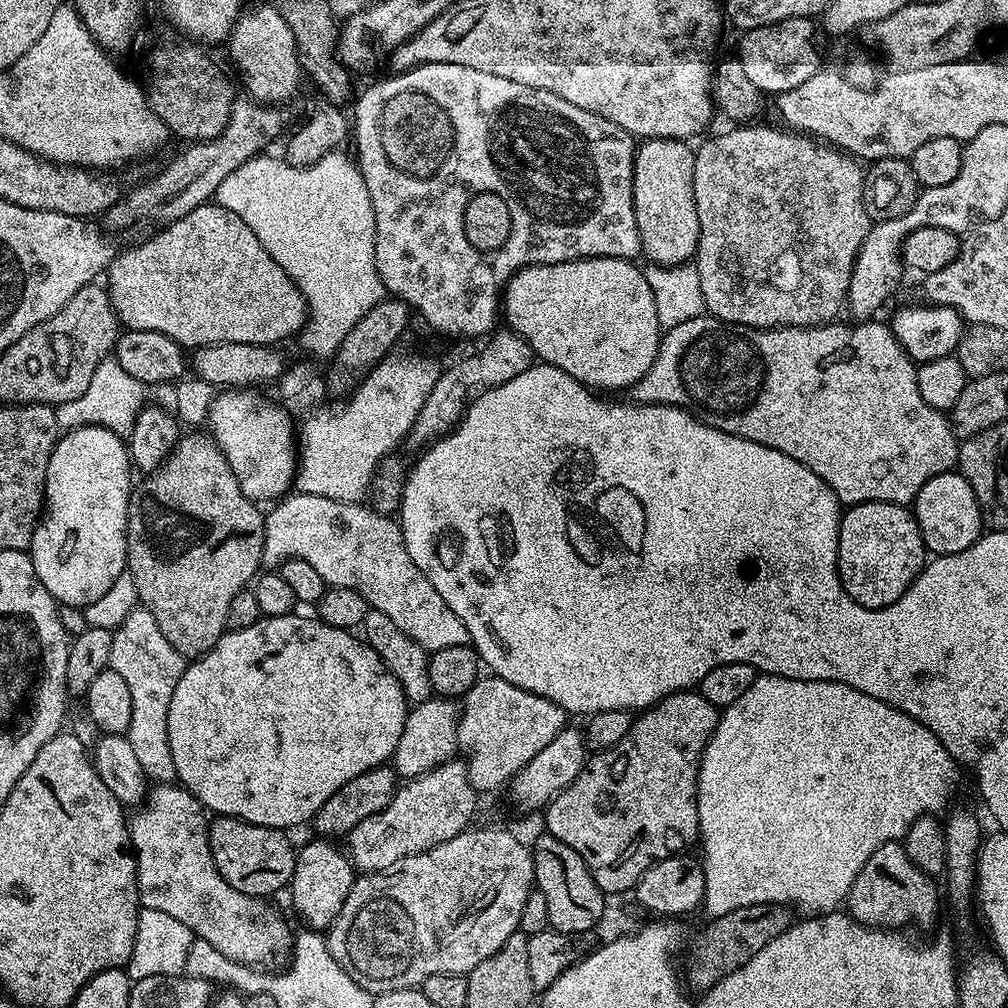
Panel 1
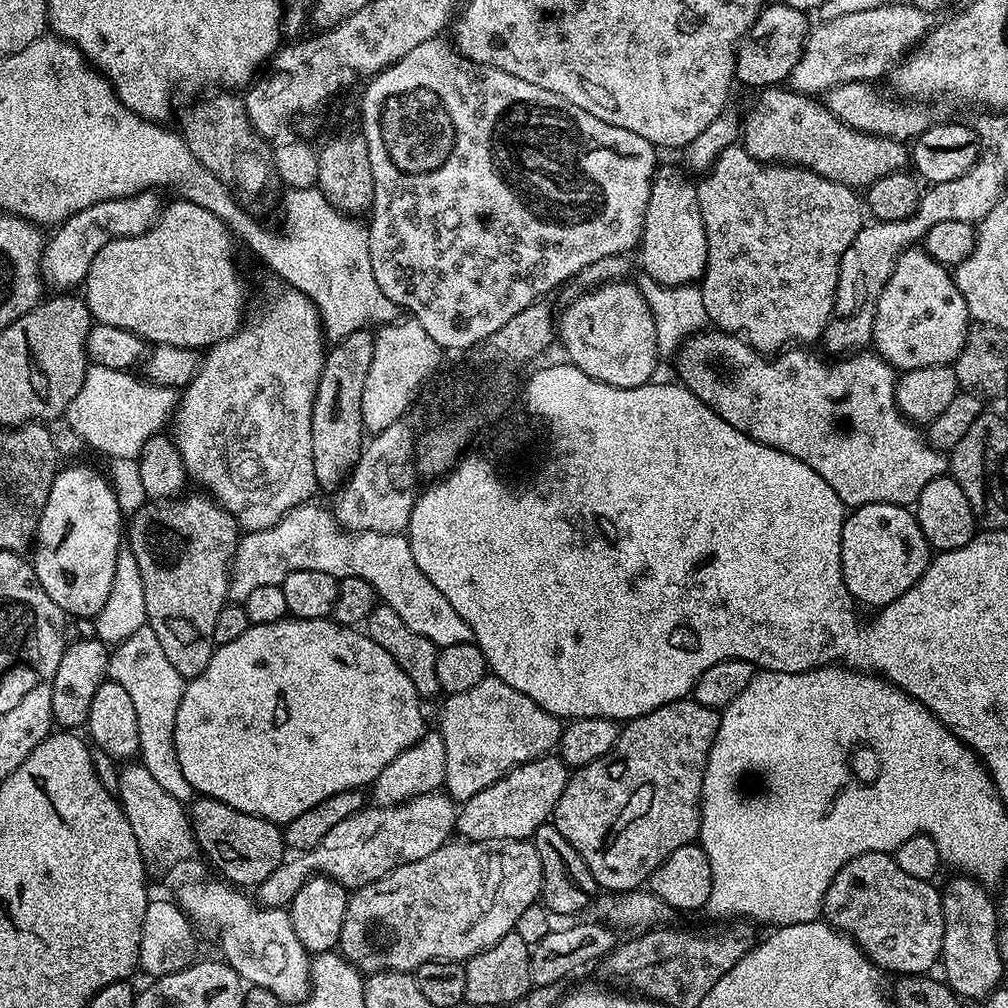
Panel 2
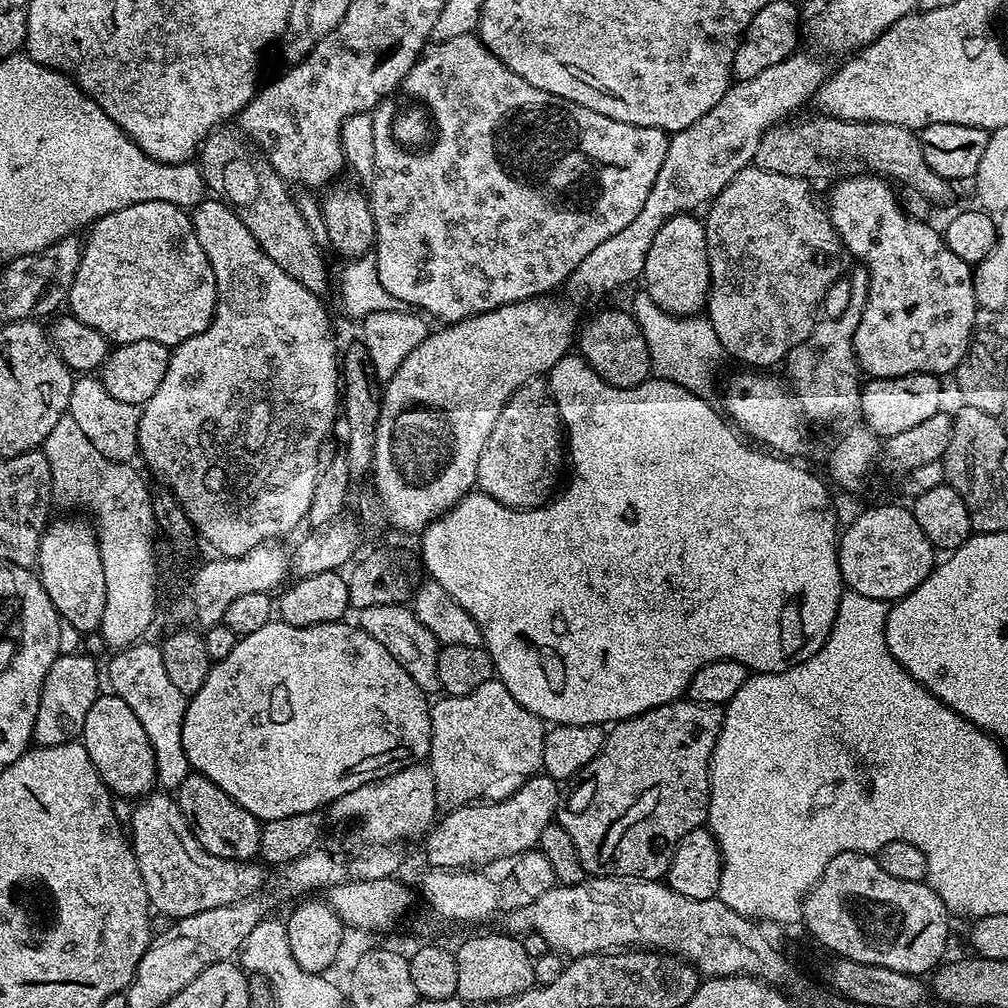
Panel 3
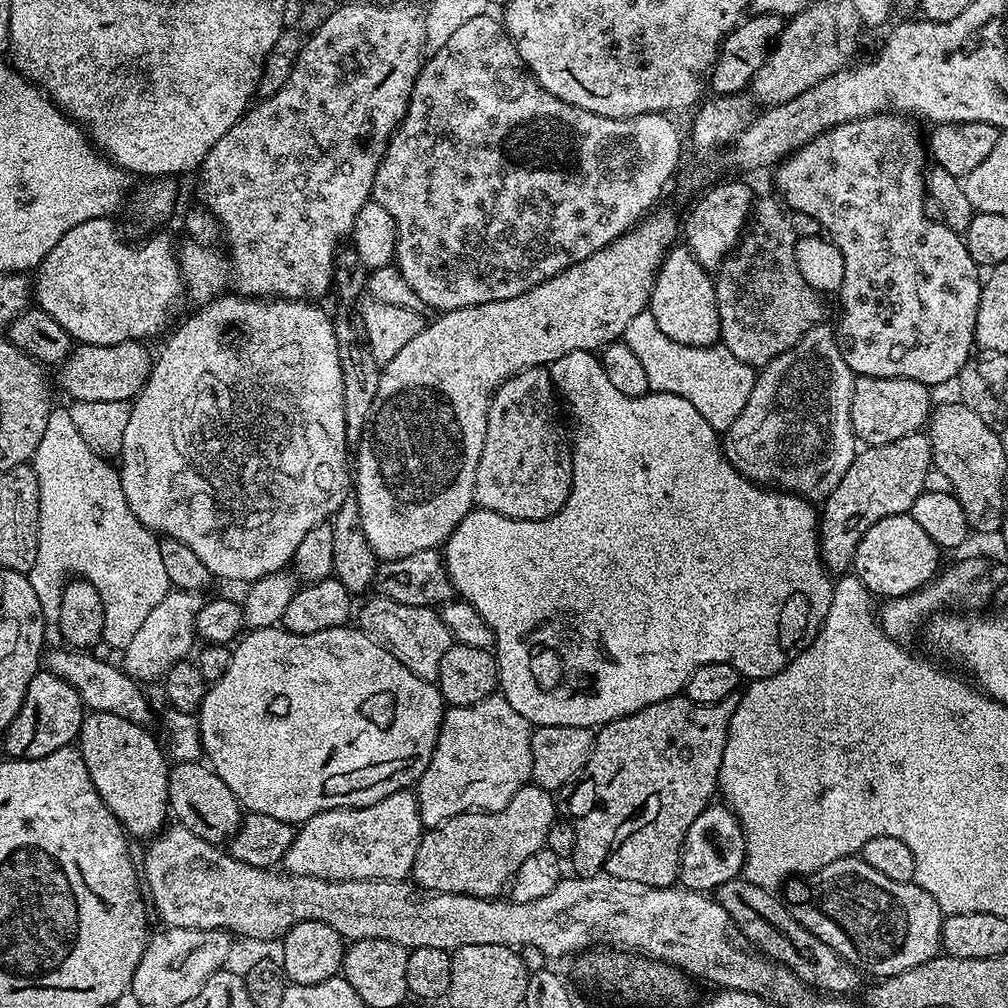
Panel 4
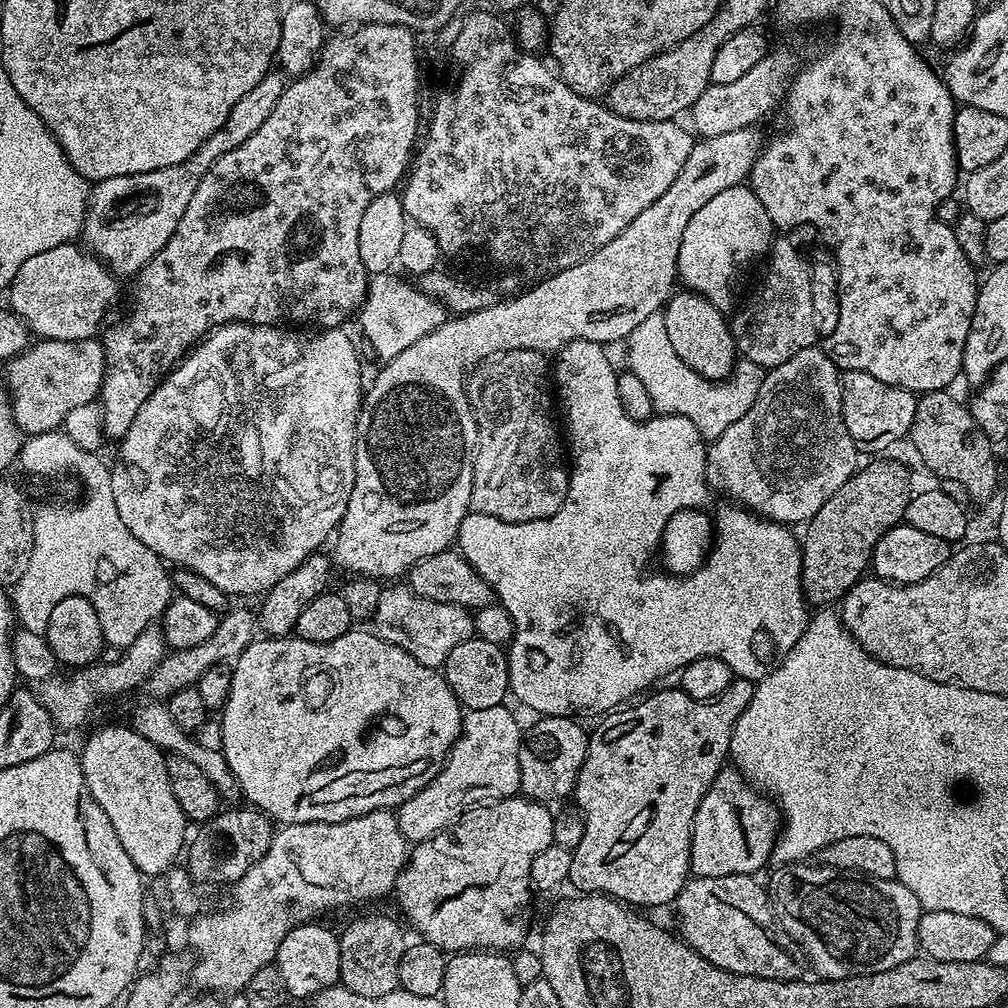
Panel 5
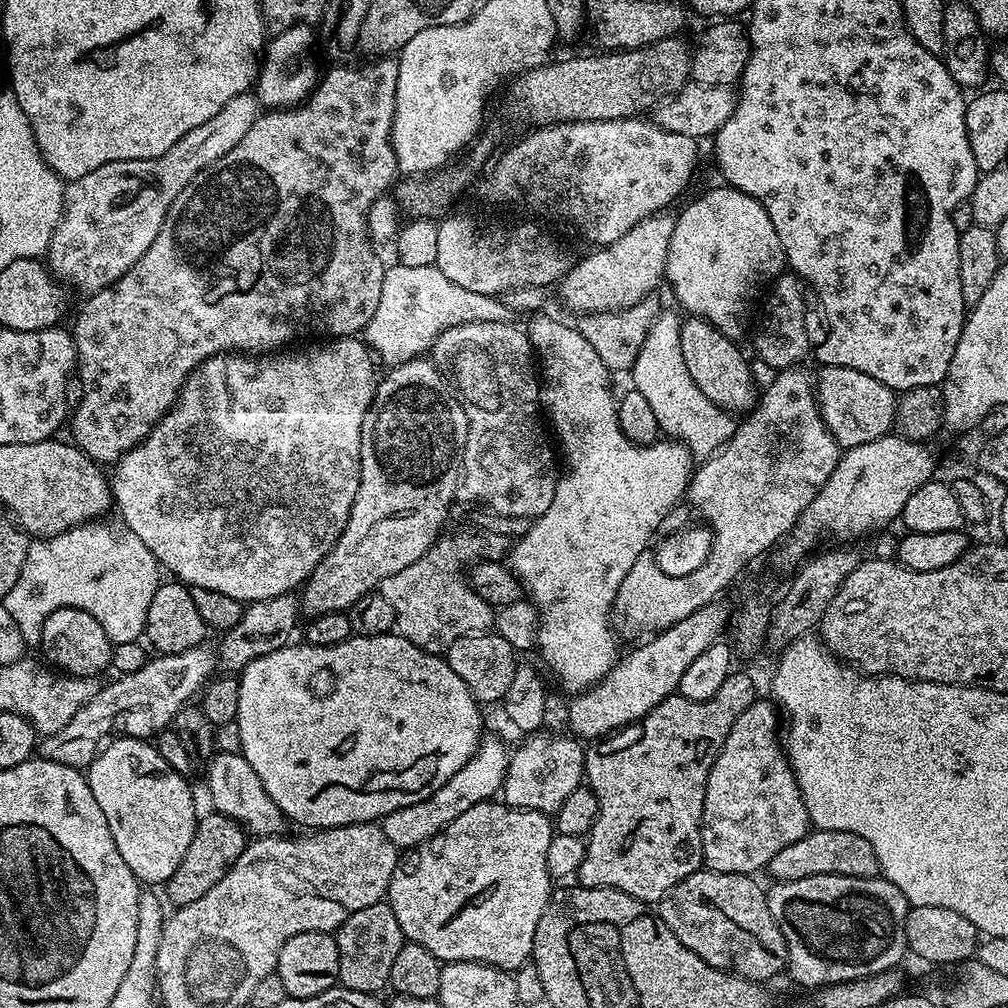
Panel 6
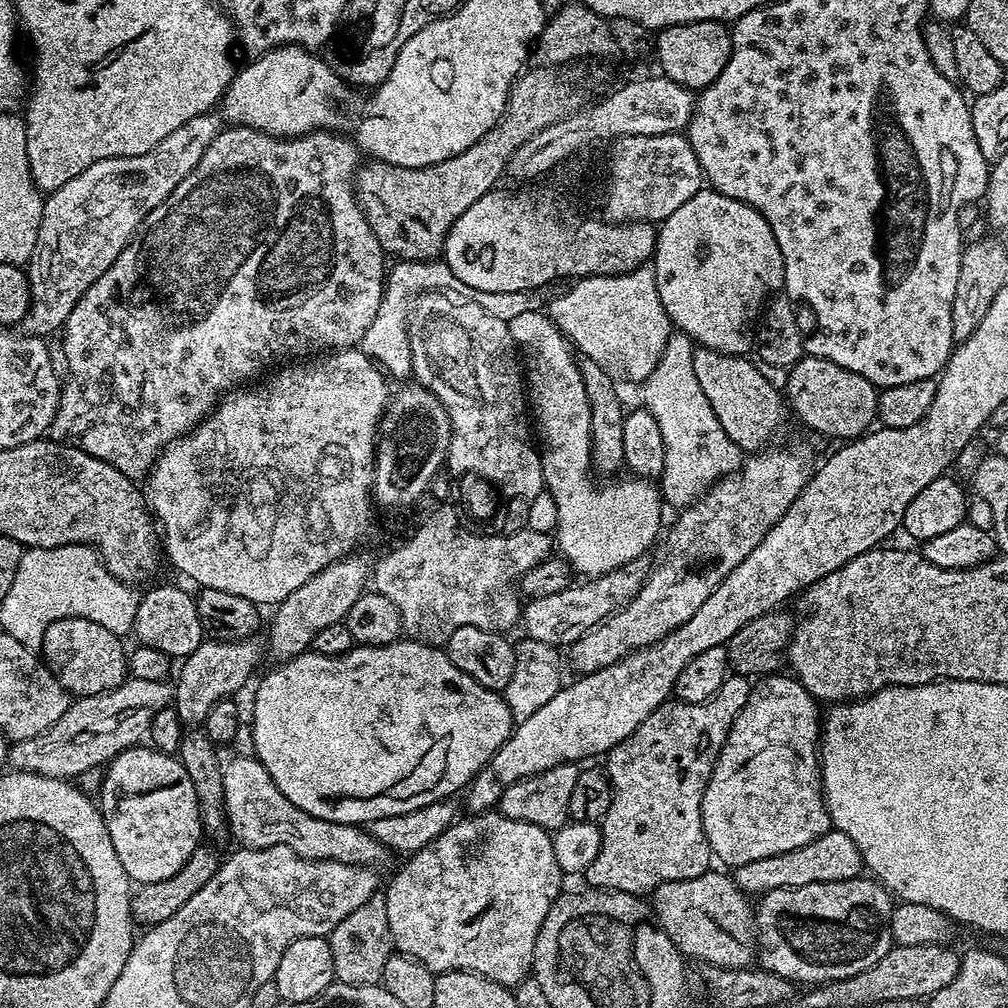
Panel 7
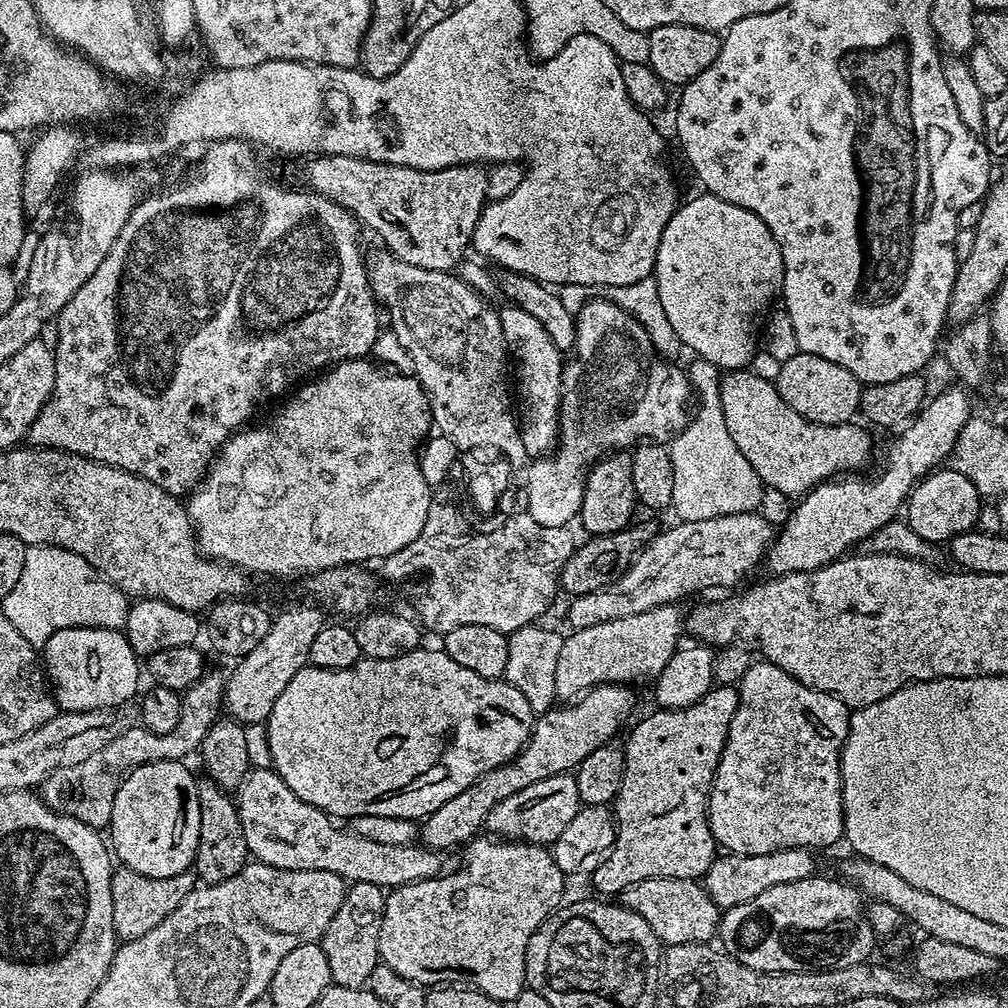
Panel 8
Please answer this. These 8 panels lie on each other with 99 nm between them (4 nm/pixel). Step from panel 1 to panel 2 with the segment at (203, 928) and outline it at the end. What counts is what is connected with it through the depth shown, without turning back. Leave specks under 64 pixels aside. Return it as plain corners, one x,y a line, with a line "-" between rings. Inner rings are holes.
215,879
186,881
174,894
181,911
197,929
205,928
220,939
219,955
245,985
271,990
278,994
281,1005
303,1005
312,991
312,961
294,934
290,914
284,908
263,907
251,895

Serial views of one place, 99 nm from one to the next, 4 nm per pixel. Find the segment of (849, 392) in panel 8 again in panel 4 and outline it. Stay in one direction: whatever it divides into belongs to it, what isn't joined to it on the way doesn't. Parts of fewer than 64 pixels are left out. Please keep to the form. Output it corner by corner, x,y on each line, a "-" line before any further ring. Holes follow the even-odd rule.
856,376
850,418
857,441
865,445
885,444
921,431
934,407
934,399
928,392
931,392
929,385
906,378

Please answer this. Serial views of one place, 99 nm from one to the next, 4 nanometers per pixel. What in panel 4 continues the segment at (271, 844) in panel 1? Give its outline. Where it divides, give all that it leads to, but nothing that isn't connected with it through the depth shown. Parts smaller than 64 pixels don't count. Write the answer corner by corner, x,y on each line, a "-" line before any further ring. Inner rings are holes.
199,759
176,762
169,767
168,811
175,823
190,830
190,834
198,834
198,838
217,846
231,841
242,819
242,805
236,795
228,789
226,782
222,782
222,778
218,778
211,766

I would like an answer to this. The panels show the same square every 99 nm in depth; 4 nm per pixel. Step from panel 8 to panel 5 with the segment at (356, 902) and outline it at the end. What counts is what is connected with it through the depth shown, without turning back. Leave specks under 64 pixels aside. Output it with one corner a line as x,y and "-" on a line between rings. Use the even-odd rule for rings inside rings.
360,916
346,925
340,938
340,983
354,990
354,994
362,994
366,998
382,998
382,994
390,994
400,987
398,966
402,966
402,954
406,947
404,932
400,929
399,919
391,920
388,916

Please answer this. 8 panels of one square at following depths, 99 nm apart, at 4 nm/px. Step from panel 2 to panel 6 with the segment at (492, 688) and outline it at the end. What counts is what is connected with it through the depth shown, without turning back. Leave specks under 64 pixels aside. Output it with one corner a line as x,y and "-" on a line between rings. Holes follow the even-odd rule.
481,739
480,746
470,758
470,762
466,762
466,766
462,766
462,770
458,770
458,774
451,776
446,782
446,786
434,790
434,794
430,794
430,798
426,798
422,802
414,802
414,806
394,810
389,816
383,817
382,827
386,838
390,838
390,842
394,842
397,850
413,848
434,838
434,834
438,834
450,822
454,822
454,818
458,818
458,814
466,814
466,810
470,810
470,806
478,806
491,801
495,797
492,795
495,792
497,795
503,789
509,755
509,749
507,747
504,749
502,741

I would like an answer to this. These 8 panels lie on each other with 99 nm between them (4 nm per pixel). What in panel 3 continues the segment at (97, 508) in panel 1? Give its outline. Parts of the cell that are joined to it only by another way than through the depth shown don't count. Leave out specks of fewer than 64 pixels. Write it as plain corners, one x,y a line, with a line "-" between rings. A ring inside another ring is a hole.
53,519
44,529
36,559
40,581
46,594
50,594
50,602
54,602
56,613
67,627
69,624
78,634
99,629
104,621
107,598
106,574
97,531
87,519
84,520

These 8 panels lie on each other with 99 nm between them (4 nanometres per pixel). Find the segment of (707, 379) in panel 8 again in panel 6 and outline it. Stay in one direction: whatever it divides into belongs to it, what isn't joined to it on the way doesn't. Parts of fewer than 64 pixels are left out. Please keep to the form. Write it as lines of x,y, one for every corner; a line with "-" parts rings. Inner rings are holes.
660,310
654,318
637,360
630,369
631,387
642,394
646,402
650,402
661,433
683,444
690,455
703,462
727,444
736,432
737,421
733,413
710,402
710,398
698,390
694,378
690,378
690,370
686,370
686,358
682,358
682,316
679,311
676,312

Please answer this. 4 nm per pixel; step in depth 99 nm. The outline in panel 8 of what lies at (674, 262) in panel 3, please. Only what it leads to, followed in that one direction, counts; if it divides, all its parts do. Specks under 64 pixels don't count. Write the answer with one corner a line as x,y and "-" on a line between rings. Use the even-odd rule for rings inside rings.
751,370
729,371
720,381
720,401
726,430
730,430
730,438
734,438
746,462
754,466
765,486
784,496
800,498
825,480
855,473
872,452
867,427
859,428
856,422
810,422
802,418
798,410
790,410
790,406
786,406
773,381
754,375

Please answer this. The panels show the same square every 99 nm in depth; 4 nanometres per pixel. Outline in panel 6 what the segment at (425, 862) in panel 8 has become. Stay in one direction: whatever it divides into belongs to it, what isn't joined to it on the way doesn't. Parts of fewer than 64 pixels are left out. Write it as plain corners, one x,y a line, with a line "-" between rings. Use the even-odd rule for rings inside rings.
217,751
207,761
208,767
208,796
212,799
211,807
228,816
234,823
239,824
245,833
253,837
279,836
285,831
286,818
278,806
274,806
274,800
266,794
266,788
262,786
262,780
258,774
254,774
254,768
246,758
236,753
224,753

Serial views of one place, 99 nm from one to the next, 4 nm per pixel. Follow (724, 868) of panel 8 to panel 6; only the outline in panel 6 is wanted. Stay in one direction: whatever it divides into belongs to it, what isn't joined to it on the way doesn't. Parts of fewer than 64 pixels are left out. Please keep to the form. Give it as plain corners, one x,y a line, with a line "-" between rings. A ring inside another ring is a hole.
809,830
798,842
790,842
790,846
782,846
774,858
770,858
766,869
773,881
797,880
810,878
818,874
838,874
854,878
870,878
880,876
878,854
874,854
874,846
866,842
858,834
850,834
846,830

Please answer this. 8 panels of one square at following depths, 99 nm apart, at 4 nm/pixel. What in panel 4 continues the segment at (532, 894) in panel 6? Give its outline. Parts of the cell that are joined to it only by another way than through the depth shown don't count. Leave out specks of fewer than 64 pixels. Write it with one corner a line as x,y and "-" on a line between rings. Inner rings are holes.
529,782
518,790
518,794
514,794
514,798
510,798
510,802
502,810
463,812
450,818
438,828
427,829
420,840
418,854
414,858
411,879
419,887
427,888
429,892
453,892
463,896
485,898
499,897
503,893
500,891
503,888
505,891
506,885
520,869
522,862
526,862
530,854
547,845
550,826
558,820
556,804
552,799
554,799
553,793

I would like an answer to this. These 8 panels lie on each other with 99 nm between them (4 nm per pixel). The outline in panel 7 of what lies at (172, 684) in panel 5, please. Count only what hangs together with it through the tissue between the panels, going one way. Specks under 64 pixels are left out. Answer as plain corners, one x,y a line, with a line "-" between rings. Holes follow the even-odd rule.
125,679
114,690
81,696
69,703
66,714
42,734
17,740
9,747
8,764
15,771
42,774
46,778
72,780
83,777
91,768
107,765
120,752
135,748
148,736
158,710
169,707
174,700
174,688
167,679
140,681

